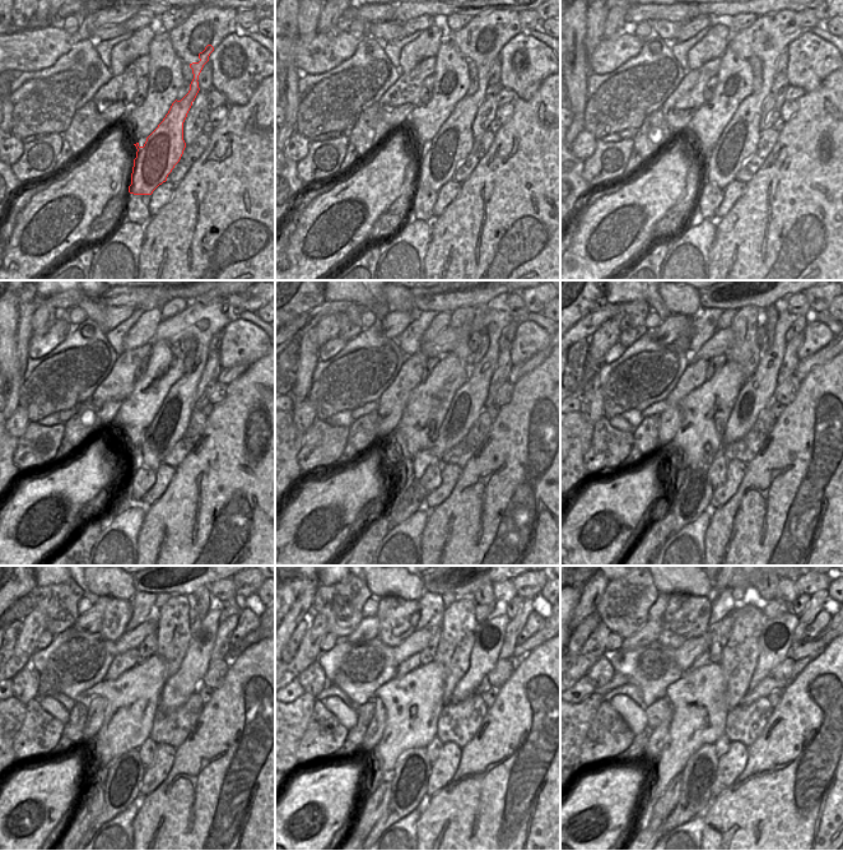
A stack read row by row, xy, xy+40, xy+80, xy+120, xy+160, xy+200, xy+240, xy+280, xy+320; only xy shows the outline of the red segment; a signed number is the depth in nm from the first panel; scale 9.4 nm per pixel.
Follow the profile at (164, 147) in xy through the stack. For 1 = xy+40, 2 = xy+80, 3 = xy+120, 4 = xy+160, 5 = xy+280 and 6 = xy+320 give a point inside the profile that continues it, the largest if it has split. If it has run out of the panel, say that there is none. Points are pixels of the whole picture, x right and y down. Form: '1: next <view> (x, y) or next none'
1: next xy+40 (443, 154)
2: next xy+80 (739, 140)
3: next xy+120 (168, 426)
4: next xy+160 (467, 404)
5: next xy+280 (489, 635)
6: next xy+320 (777, 635)

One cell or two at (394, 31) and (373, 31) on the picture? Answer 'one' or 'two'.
one

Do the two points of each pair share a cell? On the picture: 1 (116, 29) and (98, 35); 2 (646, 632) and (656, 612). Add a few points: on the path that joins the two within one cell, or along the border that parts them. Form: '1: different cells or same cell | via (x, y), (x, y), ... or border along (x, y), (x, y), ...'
1: same cell | via (112, 31), (102, 33)
2: different cells | border along (648, 618), (661, 621)

